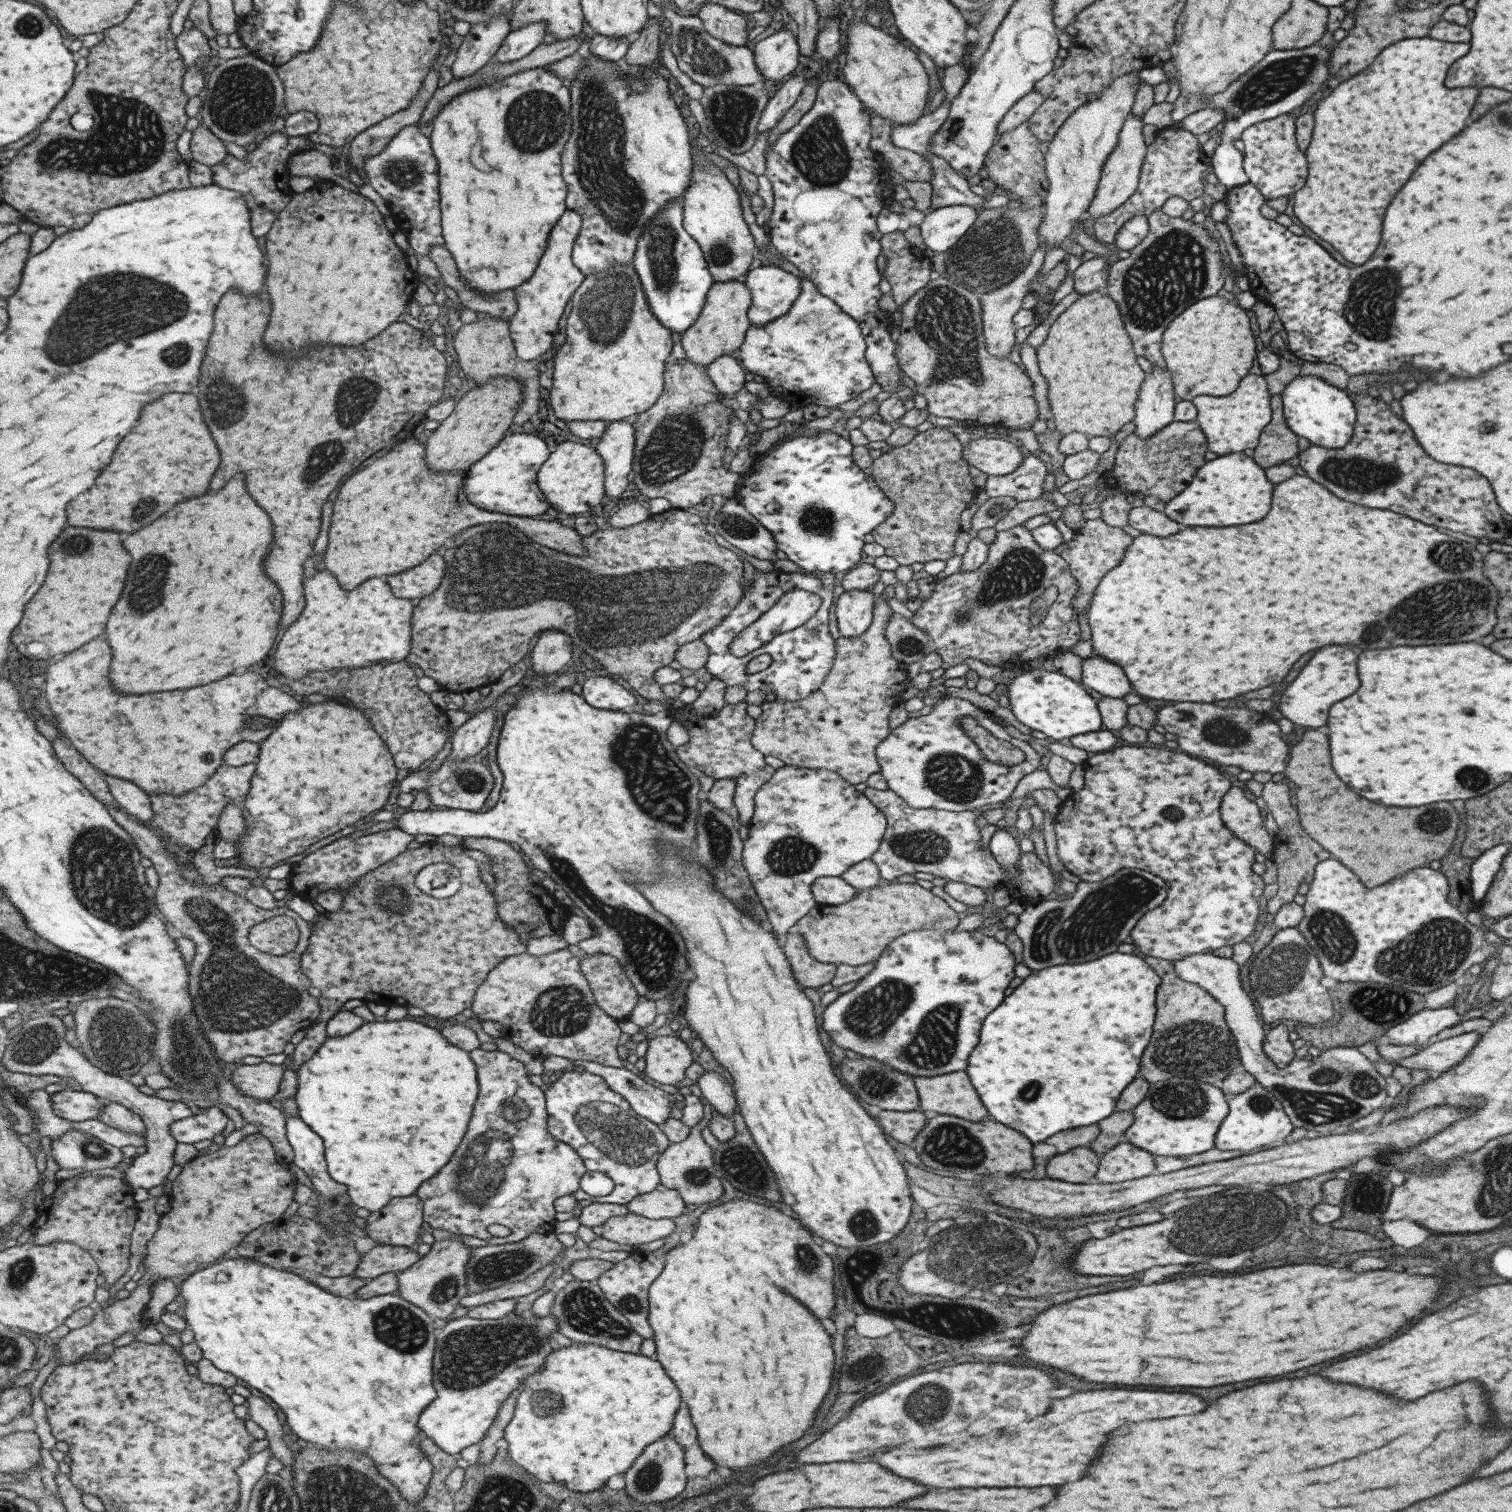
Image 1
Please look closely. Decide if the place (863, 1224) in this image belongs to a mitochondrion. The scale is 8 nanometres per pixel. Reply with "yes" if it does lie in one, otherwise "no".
yes

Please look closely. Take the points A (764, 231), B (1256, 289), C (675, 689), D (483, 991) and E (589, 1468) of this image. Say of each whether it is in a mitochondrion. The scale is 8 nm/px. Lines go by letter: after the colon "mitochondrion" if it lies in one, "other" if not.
A: other
B: other
C: other
D: other
E: other

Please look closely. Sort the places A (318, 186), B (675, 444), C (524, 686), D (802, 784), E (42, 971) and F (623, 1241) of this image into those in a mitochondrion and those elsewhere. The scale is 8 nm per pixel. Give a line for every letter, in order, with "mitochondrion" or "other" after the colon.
A: other
B: mitochondrion
C: other
D: other
E: mitochondrion
F: other

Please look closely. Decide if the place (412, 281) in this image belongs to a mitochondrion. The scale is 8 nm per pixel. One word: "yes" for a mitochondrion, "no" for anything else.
no

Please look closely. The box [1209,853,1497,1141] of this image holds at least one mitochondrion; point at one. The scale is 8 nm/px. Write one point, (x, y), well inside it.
(1432, 952)

